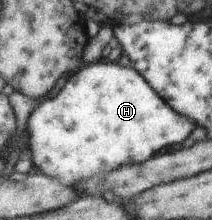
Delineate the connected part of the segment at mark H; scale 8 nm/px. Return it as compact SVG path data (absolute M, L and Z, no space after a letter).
M102 59L83 64L69 75L66 84L54 98L38 103L27 121L29 142L26 155L38 172L68 186L92 176L104 176L124 165L146 162L159 152L176 148L188 138L194 127L194 120L178 116L178 112L174 112L134 68Z

